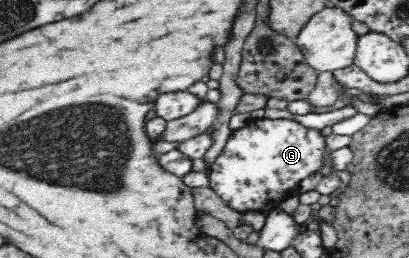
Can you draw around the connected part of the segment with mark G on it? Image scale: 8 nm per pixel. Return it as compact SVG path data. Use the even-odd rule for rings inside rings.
M252 118L246 126L241 126L229 134L225 147L213 164L208 186L212 187L228 206L240 212L267 212L278 207L288 193L298 189L301 180L320 170L324 150L324 137L320 132L305 128L294 120Z

